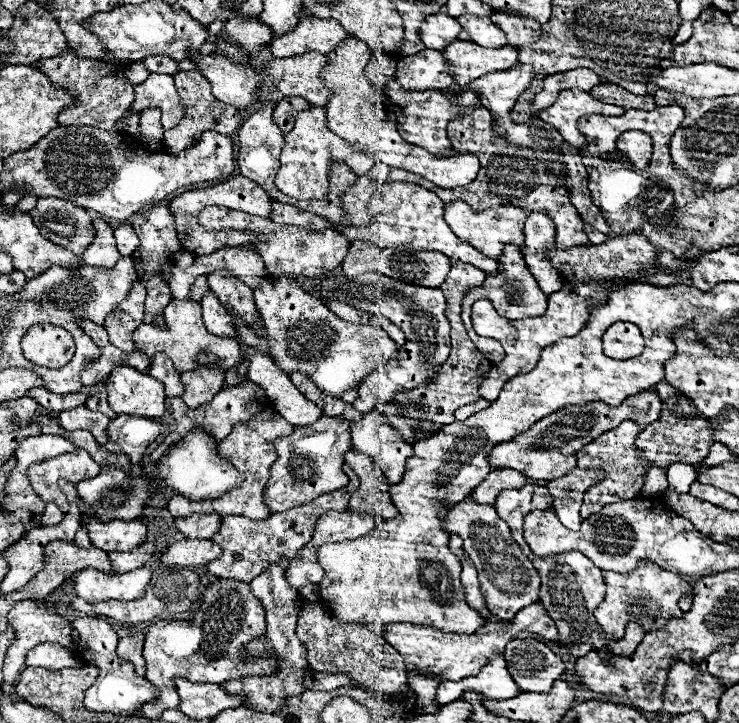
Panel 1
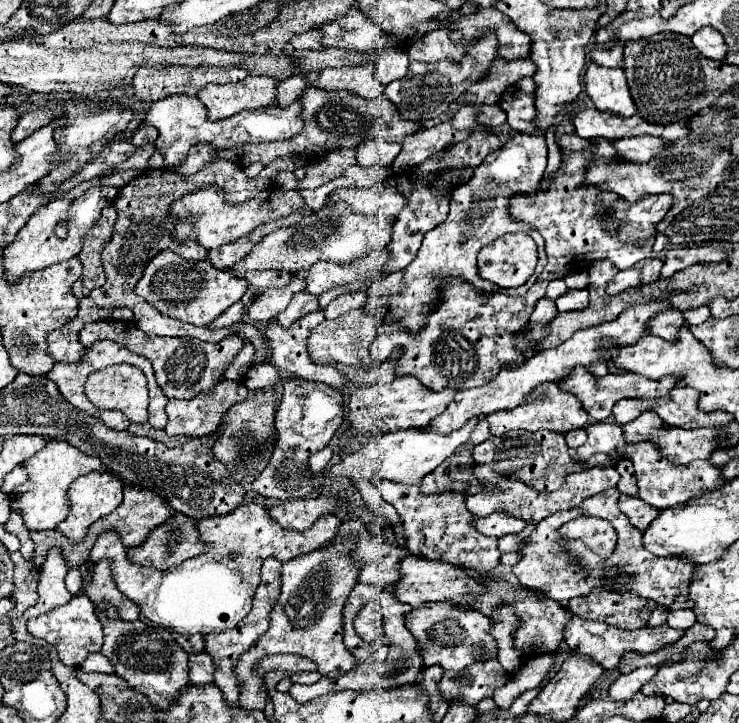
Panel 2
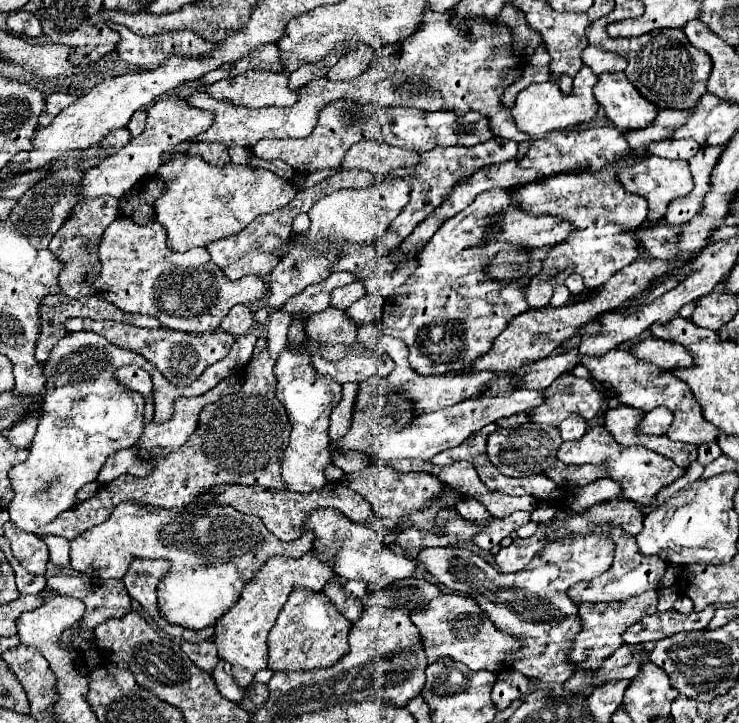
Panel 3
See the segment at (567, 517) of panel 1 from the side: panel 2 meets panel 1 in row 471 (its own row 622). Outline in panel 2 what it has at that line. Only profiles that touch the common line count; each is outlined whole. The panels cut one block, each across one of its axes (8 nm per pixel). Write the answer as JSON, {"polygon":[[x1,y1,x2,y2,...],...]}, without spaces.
{"polygon":[[574,616,570,620,570,624,566,626,566,630,564,630,564,642,568,644,570,650,592,656,604,668,614,668,626,652,654,652,654,650,658,650,666,644,672,644,672,642,680,640,682,636,684,636,684,630,670,628,668,624,660,624,656,628,646,626,646,628,640,628,640,630,620,630,620,628,614,628,614,626,606,626,602,622,580,620,578,616]]}

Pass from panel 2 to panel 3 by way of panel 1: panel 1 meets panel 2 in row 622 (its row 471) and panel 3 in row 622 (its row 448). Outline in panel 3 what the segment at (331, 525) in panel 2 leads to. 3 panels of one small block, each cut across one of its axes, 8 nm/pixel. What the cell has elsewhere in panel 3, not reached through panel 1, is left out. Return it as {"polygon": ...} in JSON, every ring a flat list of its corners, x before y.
{"polygon":[[122,502,112,516,92,530,80,534,70,542,70,566,82,574,98,576,98,578,116,578,122,580,128,572,134,558,164,558,172,566,166,572,164,580,158,584,158,608,160,614,182,628,202,630,206,626,214,626,236,602,244,584,254,576,254,572,274,554,286,554,300,558,312,550,312,532,304,532,294,542,278,540,258,516,248,516,238,512,232,506,206,506,196,508,196,504,186,504,184,508,144,508,138,502]]}

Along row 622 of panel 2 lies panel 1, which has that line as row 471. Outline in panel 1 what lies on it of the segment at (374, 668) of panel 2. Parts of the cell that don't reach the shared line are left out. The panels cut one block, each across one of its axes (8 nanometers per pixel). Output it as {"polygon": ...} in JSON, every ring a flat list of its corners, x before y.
{"polygon":[[372,410,362,416,360,422,352,422,352,448,360,450,372,458,372,462,386,474,390,484,396,484,404,476,406,460,414,454,412,444,404,442,402,434,394,430,380,414,380,410]]}

